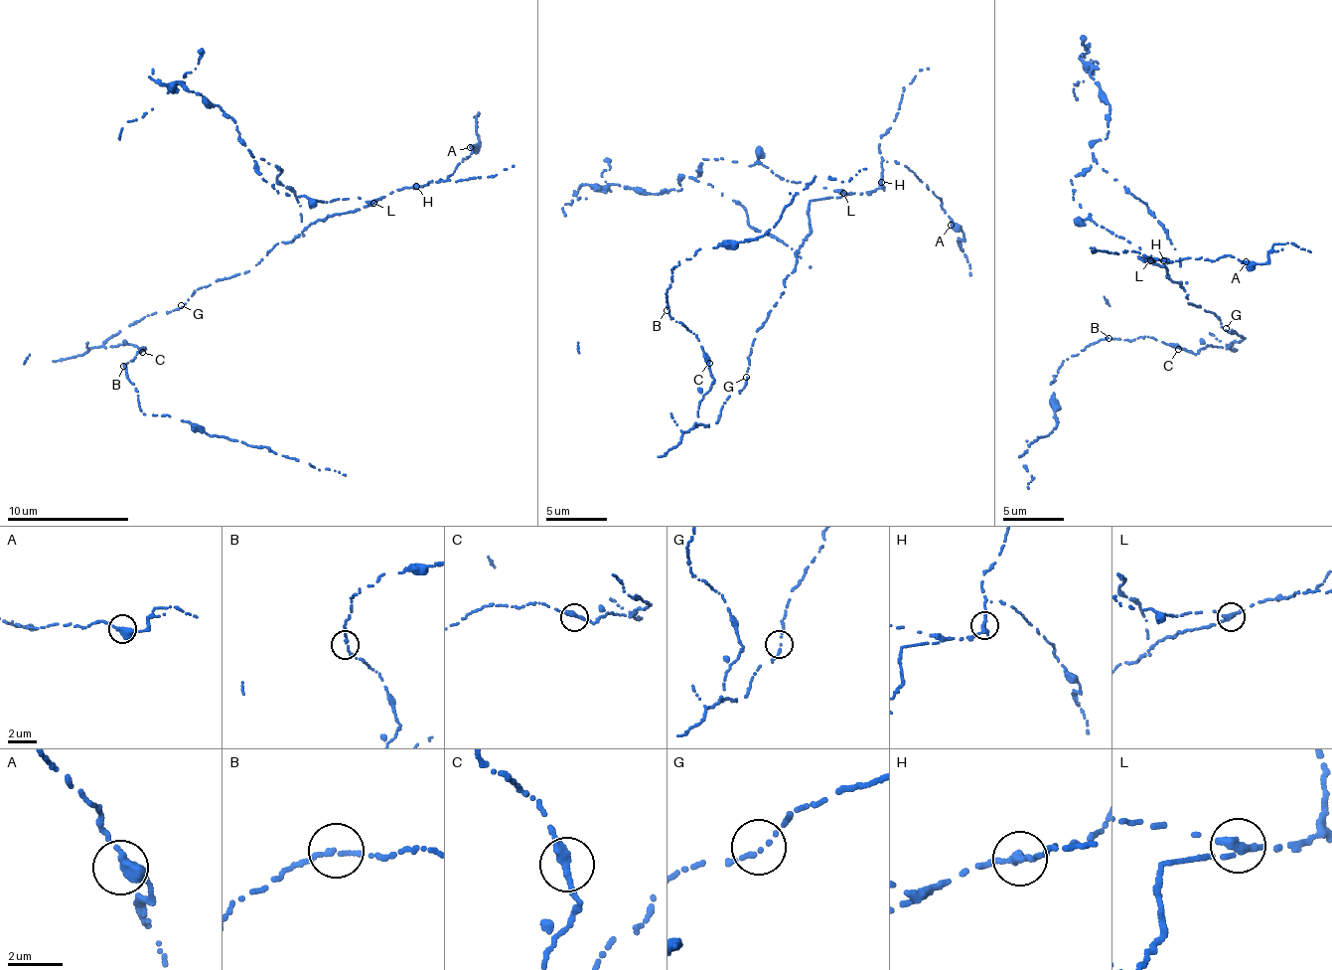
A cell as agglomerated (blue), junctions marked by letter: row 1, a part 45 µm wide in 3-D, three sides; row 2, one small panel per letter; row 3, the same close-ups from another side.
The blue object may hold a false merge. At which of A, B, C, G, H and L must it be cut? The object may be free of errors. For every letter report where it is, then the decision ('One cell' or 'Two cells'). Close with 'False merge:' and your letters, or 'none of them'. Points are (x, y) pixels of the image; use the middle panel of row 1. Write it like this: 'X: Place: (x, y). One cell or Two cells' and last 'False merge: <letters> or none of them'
A: Place: (951, 225). One cell
B: Place: (666, 310). One cell
C: Place: (709, 363). One cell
G: Place: (746, 377). One cell
H: Place: (881, 182). One cell
L: Place: (843, 193). Two cells
False merge: L

